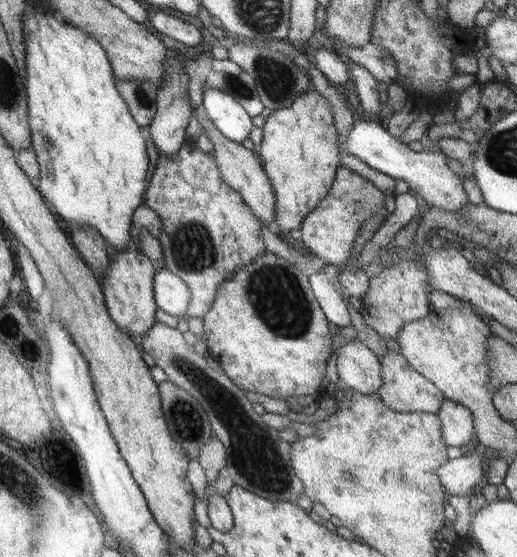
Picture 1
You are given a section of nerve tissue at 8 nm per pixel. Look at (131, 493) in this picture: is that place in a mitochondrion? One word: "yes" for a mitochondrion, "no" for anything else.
no

